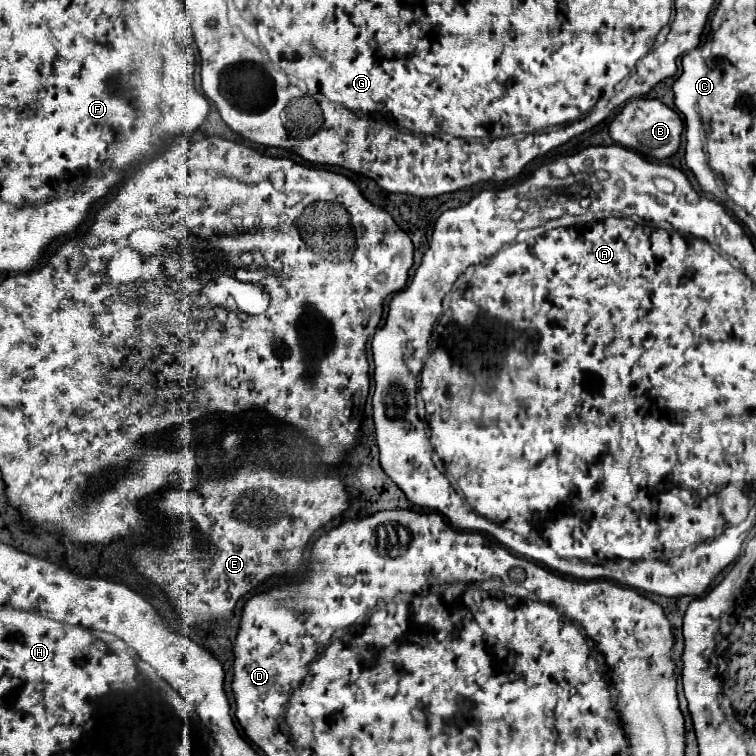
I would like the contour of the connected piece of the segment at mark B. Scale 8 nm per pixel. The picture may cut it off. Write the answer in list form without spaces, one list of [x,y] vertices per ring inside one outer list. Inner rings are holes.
[[[646,97],[630,100],[620,114],[610,122],[610,136],[614,142],[636,150],[642,156],[664,160],[670,158],[678,152],[680,142],[682,142],[682,130],[684,122],[680,114],[666,104],[662,104],[658,99],[649,99]]]

